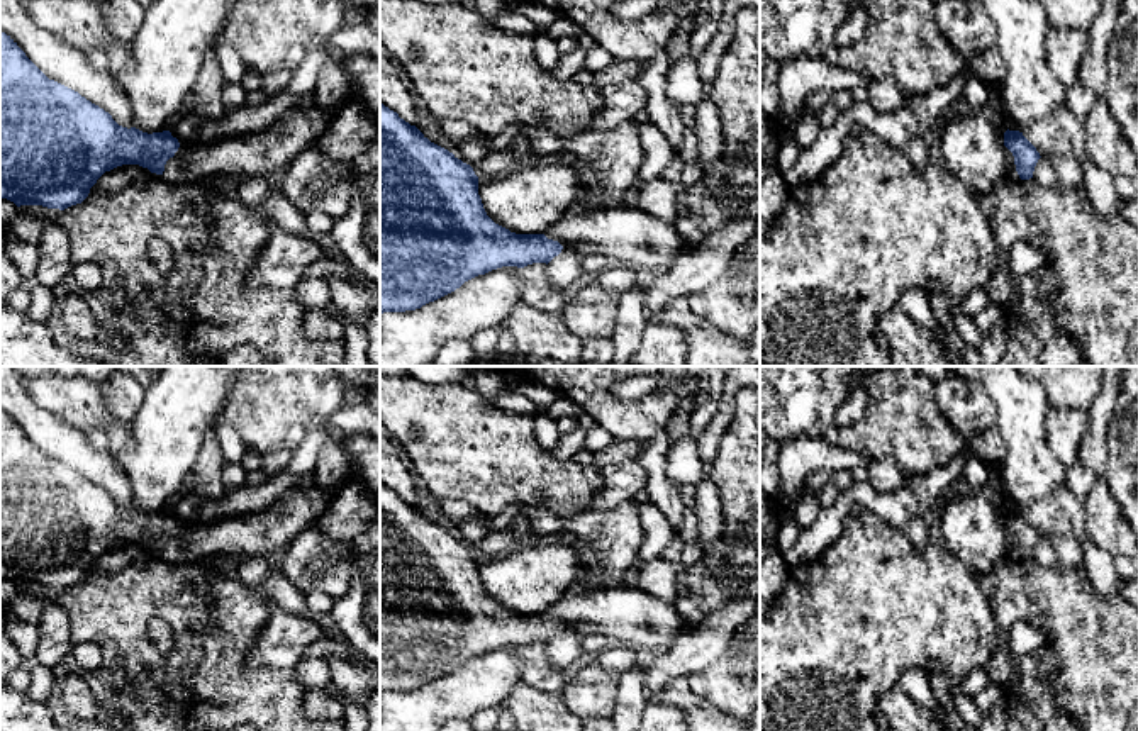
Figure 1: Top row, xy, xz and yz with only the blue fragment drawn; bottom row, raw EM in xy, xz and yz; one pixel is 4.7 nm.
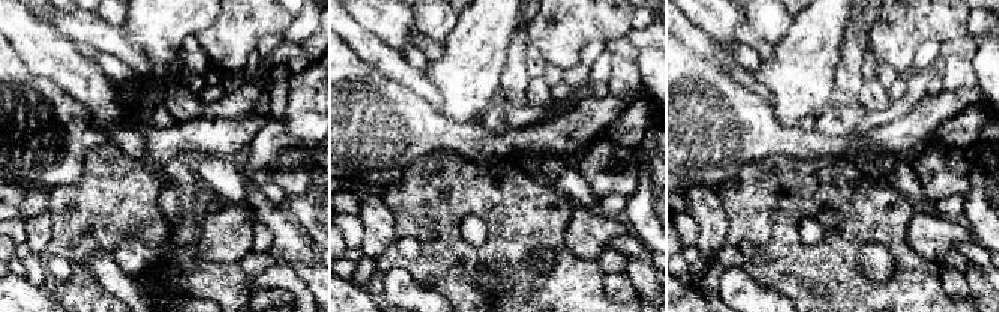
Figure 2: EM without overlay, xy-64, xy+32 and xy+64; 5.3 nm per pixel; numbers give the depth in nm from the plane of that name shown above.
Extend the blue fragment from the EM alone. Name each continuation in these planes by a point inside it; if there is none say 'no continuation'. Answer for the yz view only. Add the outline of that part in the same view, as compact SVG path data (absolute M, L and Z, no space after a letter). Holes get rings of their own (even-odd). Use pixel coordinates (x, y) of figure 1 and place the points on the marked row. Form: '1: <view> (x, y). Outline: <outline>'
1: yz (1011, 168). Outline: M1006 148L1006 161L1007 161L1007 176L1012 180L1019 180L1019 175L1016 171L1016 165L1014 165L1014 156L1007 148Z

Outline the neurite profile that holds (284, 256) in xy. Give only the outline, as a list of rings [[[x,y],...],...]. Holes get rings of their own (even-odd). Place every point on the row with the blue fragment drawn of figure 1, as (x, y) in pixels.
[[[273,224],[273,231],[261,243],[256,263],[248,270],[244,283],[251,290],[293,290],[304,278],[305,268],[321,258],[331,258],[326,243],[295,236]]]

